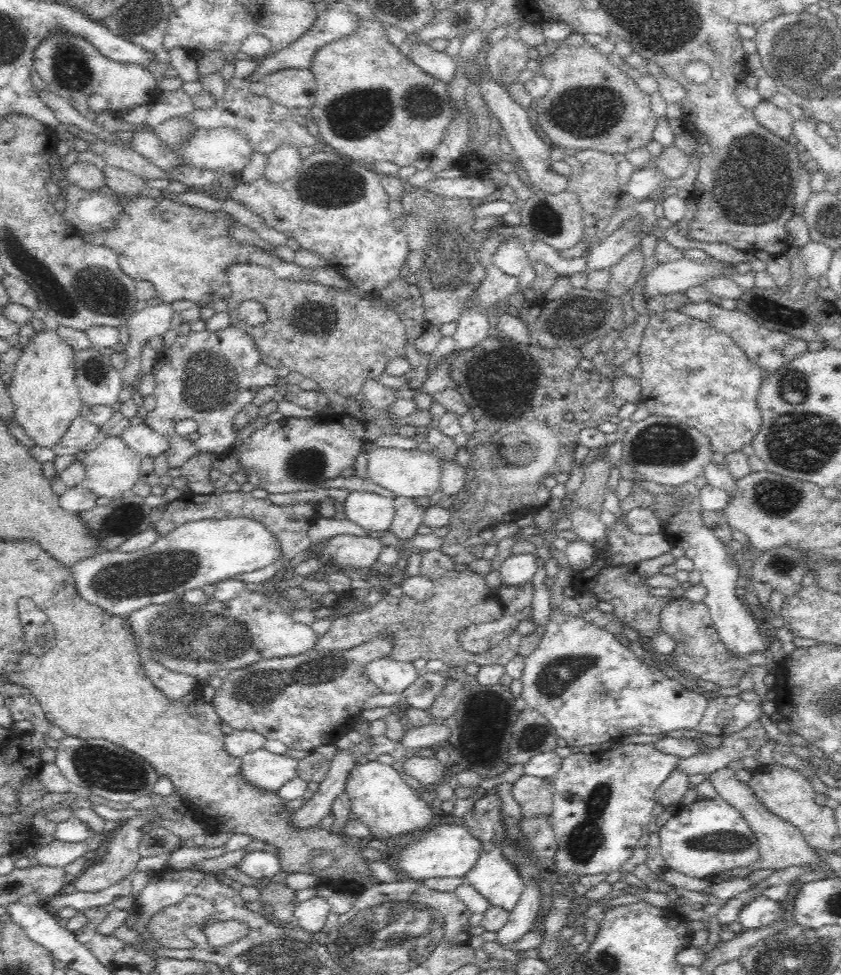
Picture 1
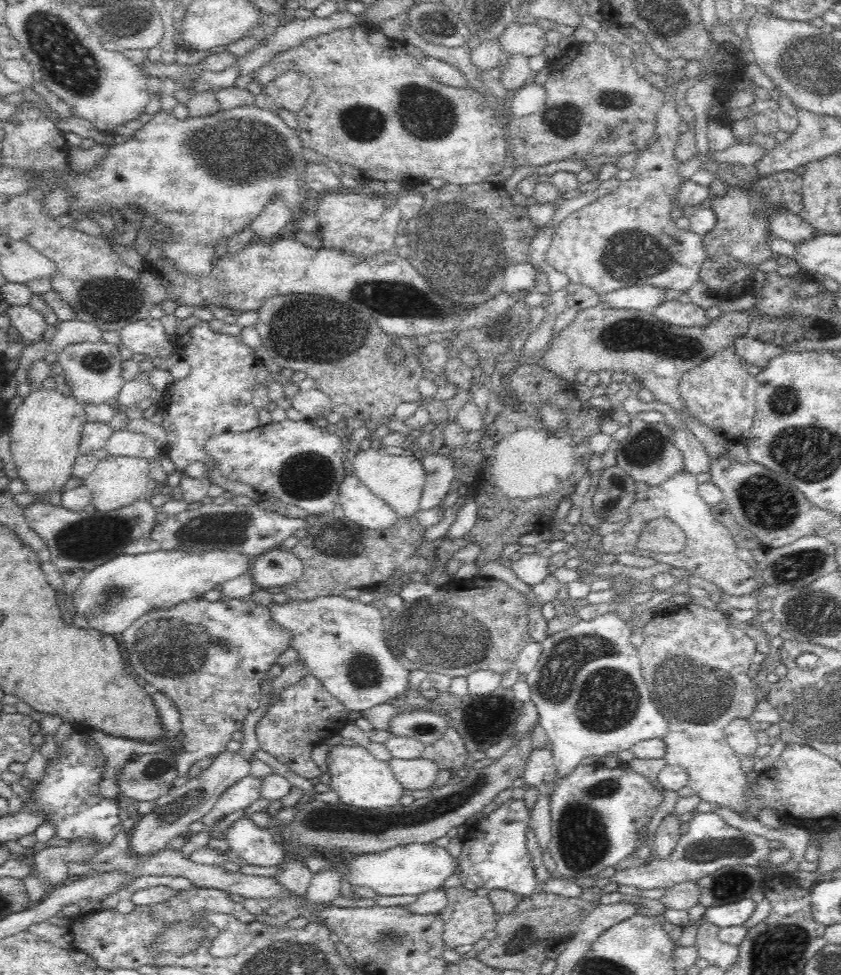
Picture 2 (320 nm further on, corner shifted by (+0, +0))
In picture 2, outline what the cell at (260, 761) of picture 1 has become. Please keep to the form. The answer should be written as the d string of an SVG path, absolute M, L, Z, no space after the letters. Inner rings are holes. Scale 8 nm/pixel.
M252 775L241 778L220 795L216 804L202 816L200 822L210 829L227 814L247 808L260 799L260 782L260 779Z

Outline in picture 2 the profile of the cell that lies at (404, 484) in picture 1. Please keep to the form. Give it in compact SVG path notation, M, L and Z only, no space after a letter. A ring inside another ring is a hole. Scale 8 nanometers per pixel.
M375 443L368 450L353 452L347 462L349 473L378 495L395 512L397 519L410 520L420 514L420 499L425 485L426 472L419 455L392 456L380 450Z

